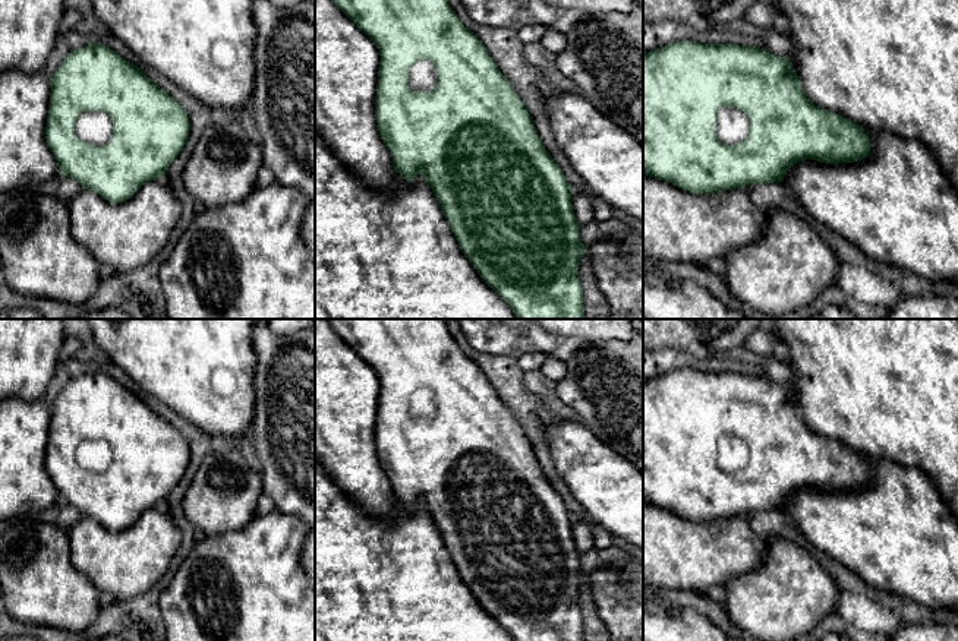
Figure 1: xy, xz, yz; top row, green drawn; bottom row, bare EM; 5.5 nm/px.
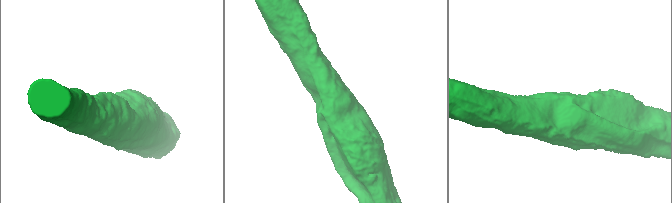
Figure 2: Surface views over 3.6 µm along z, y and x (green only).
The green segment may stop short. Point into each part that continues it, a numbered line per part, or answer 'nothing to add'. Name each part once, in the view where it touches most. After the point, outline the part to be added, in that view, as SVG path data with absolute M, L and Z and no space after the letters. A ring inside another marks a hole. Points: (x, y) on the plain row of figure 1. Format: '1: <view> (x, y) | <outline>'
1: xy (95, 455) | M83 439L75 451L75 461L86 471L104 474L110 471L113 449L104 439Z

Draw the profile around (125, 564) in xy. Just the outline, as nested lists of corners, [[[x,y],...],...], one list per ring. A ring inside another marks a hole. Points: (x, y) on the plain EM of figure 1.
[[[164,506],[142,512],[122,531],[110,531],[83,515],[67,536],[73,568],[116,600],[133,599],[152,588],[182,541],[182,531]]]

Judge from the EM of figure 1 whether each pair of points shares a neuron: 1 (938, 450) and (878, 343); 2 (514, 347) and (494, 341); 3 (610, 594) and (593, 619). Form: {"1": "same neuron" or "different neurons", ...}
{"1": "same neuron", "2": "same neuron", "3": "different neurons"}

